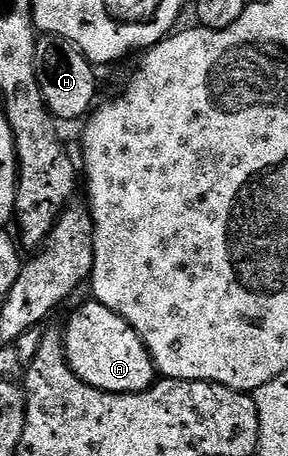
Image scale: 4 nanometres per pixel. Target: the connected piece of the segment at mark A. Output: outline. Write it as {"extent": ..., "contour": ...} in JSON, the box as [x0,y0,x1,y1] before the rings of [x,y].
{"extent":[64,300,156,394],"contour":[[[87,300],[64,329],[64,349],[70,371],[84,384],[103,394],[139,394],[156,381],[154,361],[142,337],[112,308]]]}

